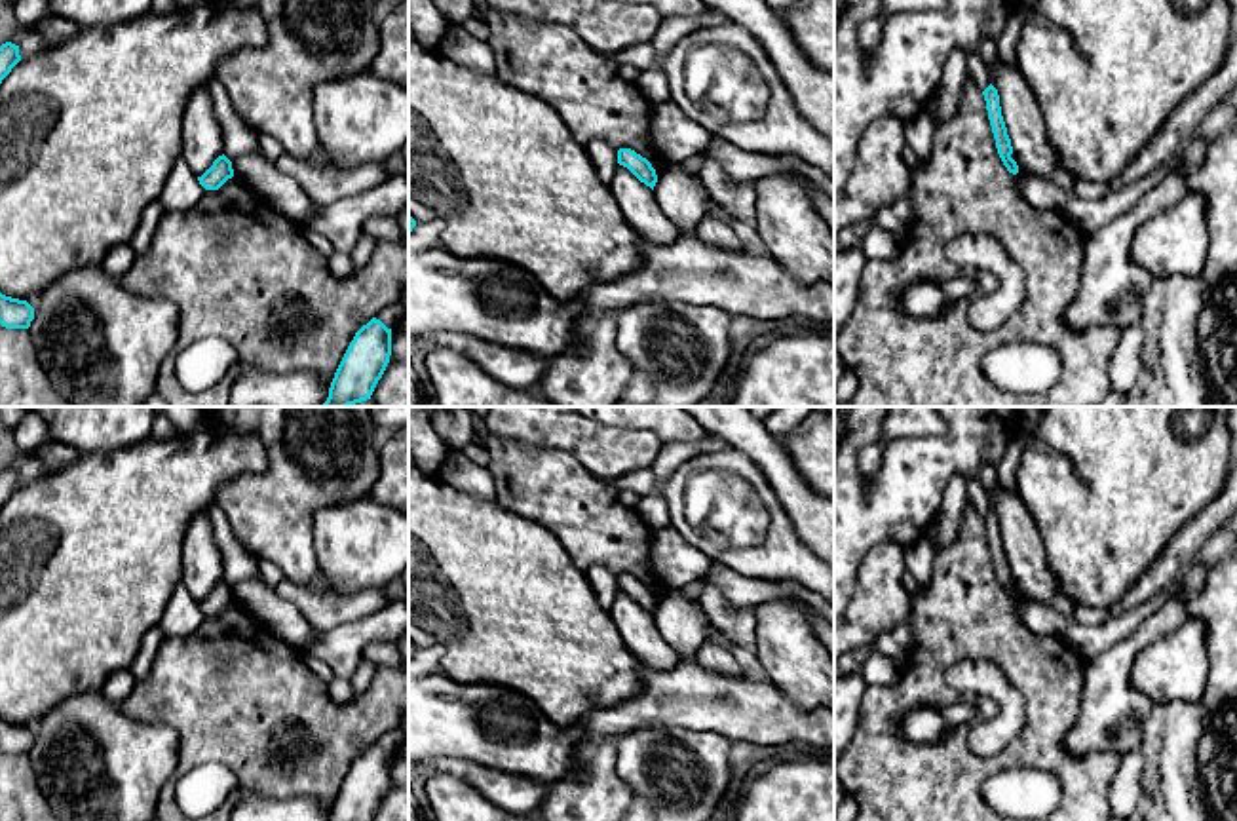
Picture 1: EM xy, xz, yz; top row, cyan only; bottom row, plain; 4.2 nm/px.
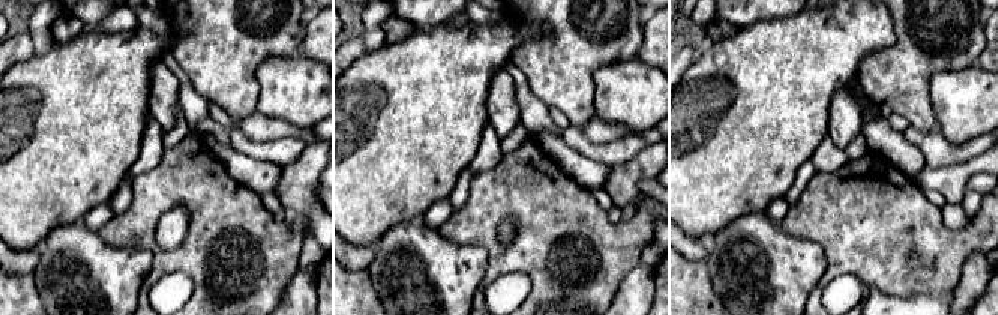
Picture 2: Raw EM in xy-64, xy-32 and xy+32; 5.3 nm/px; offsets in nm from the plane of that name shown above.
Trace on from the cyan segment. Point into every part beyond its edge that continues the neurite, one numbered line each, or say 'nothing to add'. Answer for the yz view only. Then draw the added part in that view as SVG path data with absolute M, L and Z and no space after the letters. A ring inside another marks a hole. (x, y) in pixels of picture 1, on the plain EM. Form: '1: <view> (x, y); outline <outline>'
nothing to add

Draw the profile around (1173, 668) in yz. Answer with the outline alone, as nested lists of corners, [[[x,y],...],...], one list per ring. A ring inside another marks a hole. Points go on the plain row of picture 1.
[[[1195,616],[1142,648],[1129,673],[1132,688],[1161,707],[1197,701],[1207,677],[1207,625]]]

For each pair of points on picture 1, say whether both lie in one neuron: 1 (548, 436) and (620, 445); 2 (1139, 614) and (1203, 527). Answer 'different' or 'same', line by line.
1: same
2: different

